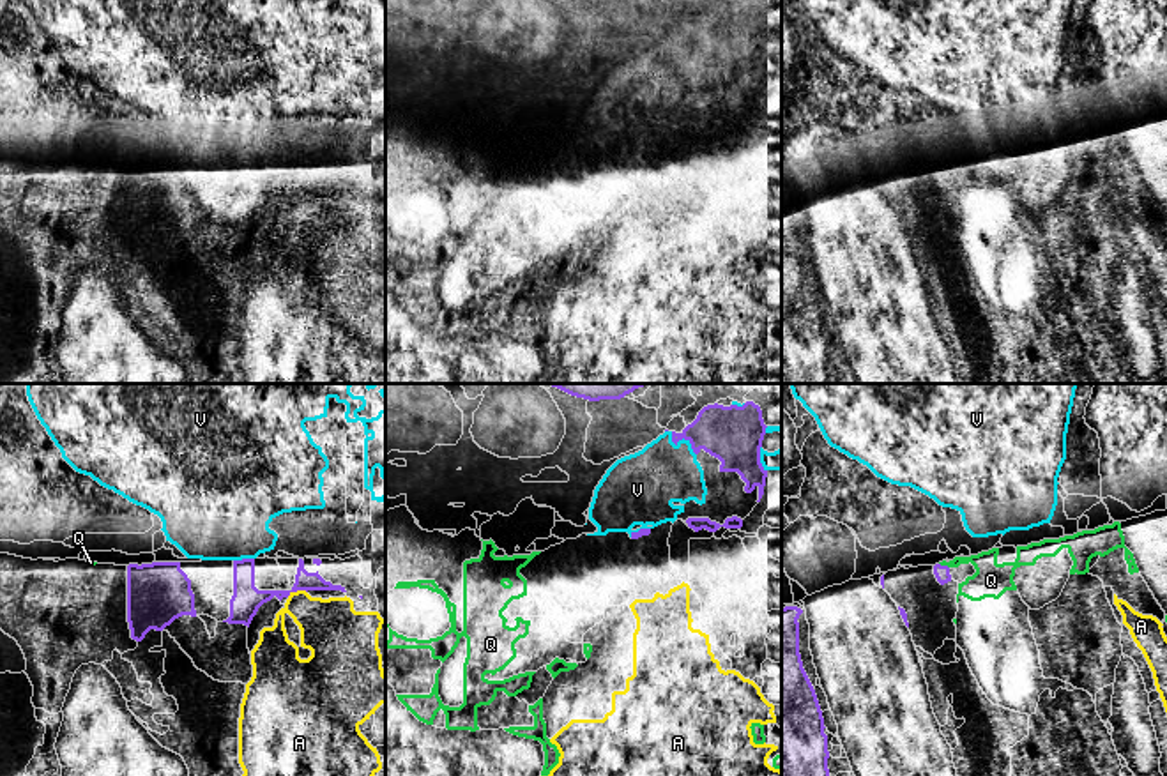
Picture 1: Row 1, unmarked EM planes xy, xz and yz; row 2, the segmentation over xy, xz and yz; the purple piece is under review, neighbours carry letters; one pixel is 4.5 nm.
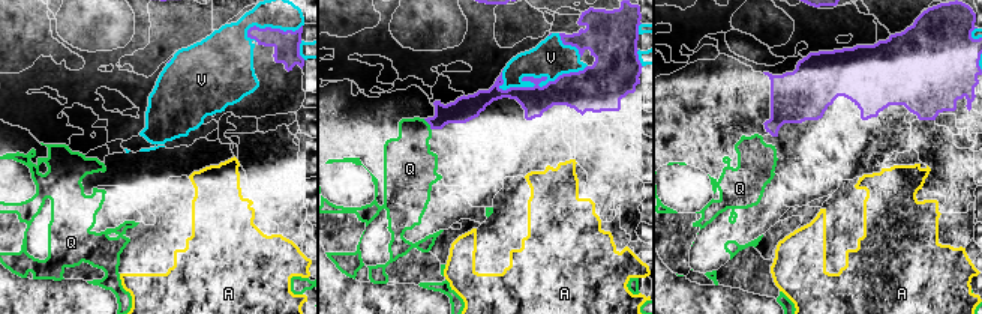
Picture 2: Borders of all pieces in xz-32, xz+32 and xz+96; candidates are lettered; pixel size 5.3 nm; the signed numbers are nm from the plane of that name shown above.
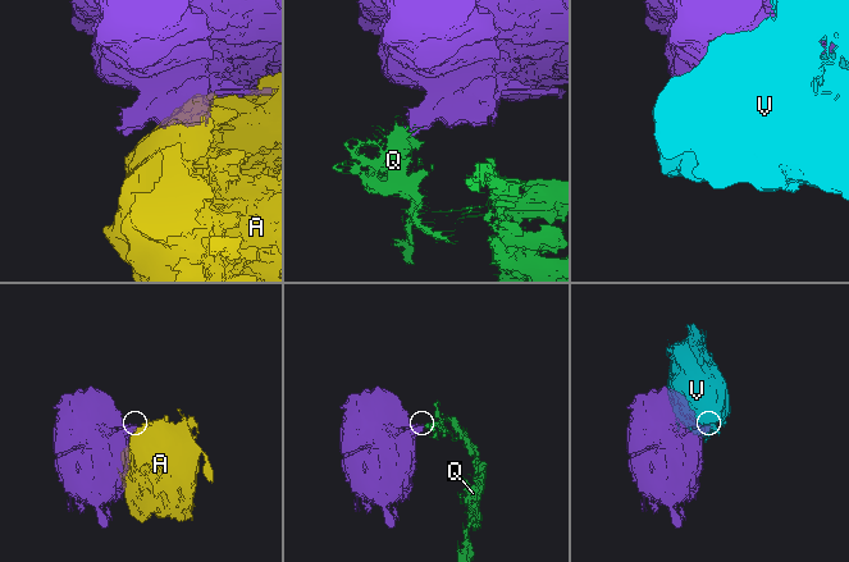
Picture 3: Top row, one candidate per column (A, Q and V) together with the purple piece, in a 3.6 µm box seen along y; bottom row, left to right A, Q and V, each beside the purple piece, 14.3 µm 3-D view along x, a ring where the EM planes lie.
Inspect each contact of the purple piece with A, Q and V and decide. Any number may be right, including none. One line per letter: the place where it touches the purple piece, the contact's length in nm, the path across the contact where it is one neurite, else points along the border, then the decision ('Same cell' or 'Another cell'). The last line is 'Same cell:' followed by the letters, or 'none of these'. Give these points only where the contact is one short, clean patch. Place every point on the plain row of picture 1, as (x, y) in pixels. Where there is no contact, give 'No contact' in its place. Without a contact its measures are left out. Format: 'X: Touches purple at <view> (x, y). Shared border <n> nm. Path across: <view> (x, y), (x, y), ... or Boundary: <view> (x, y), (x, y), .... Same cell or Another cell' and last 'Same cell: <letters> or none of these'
A: Touches purple at xy (296, 195). Shared border 100 nm. Another cell
Q: Touches purple at yz (945, 170). Shared border 50 nm. Boundary: yz (939, 167), (948, 172). Another cell
V: Touches purple at xz (683, 41). Shared border 160 nm. Another cell
Same cell: none of these

